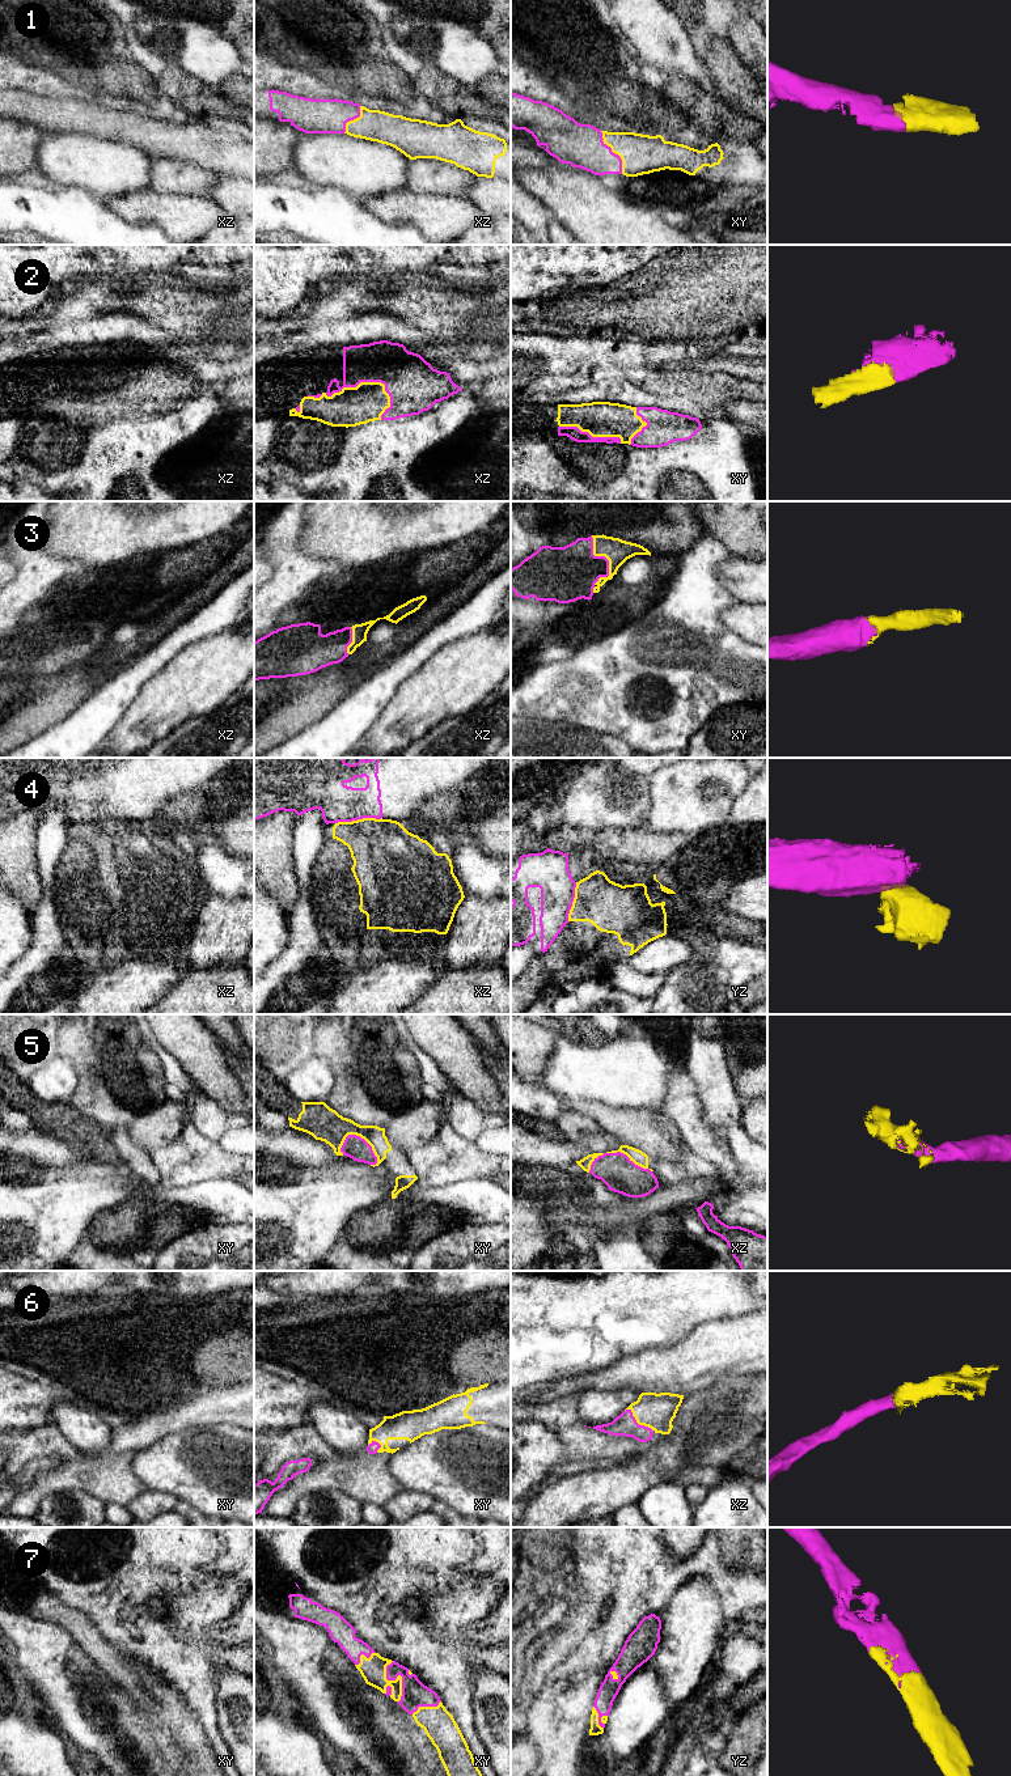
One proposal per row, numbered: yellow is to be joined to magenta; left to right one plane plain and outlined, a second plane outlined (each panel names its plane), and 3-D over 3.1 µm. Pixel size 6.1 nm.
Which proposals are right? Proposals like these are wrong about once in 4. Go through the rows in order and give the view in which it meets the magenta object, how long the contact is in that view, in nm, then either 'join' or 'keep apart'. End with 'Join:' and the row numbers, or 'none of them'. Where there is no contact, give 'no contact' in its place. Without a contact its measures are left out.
1: contact in xy; length 300 nm; join
2: contact in xz; length 420 nm; join
3: contact in xy; length 300 nm; join
4: contact in xz; length 300 nm; keep apart
5: contact in xy; length 260 nm; join
6: contact in xz; length 220 nm; join
7: contact in xy; length 260 nm; join
Join: 1, 2, 3, 5, 6, 7

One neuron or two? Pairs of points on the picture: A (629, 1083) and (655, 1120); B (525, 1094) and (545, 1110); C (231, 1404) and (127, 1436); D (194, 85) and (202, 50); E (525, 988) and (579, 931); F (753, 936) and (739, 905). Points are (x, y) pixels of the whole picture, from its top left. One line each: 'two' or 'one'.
A: two
B: one
C: one
D: two
E: one
F: two

